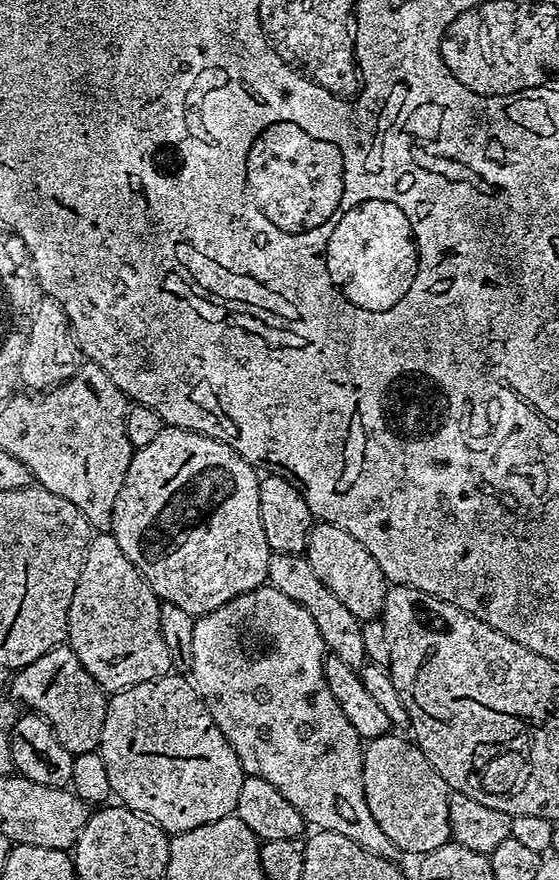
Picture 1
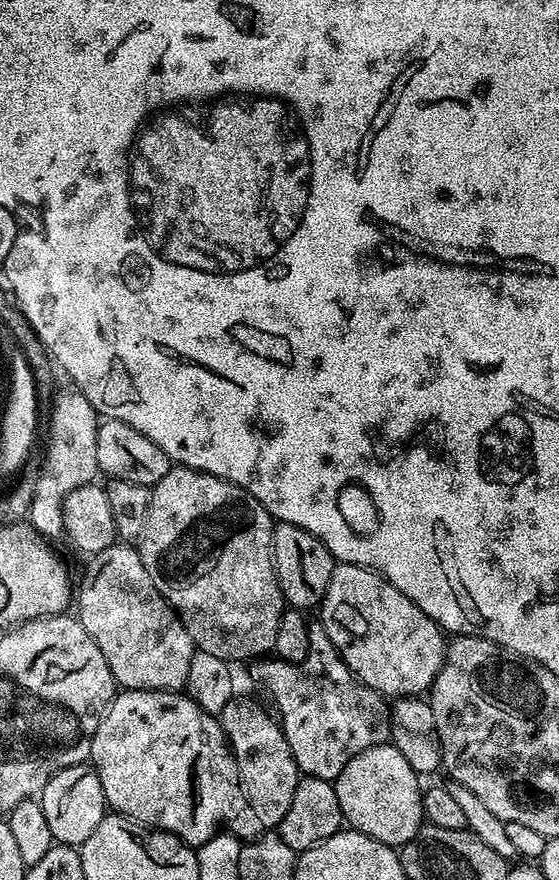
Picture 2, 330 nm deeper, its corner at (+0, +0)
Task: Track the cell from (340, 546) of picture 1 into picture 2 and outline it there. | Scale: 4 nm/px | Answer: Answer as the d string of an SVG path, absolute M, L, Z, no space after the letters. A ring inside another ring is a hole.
M337 563L330 574L330 586L326 586L326 594L324 599L318 605L318 622L326 630L326 634L330 634L330 642L334 642L334 646L350 646L352 650L346 652L345 660L350 660L350 666L354 666L354 670L358 670L358 674L362 674L362 678L366 678L365 685L373 688L375 692L379 692L385 698L399 698L401 696L420 696L427 693L431 689L434 678L442 670L444 665L444 653L446 651L446 633L439 624L433 622L421 610L421 608L414 603L410 598L406 598L406 594L402 594L402 590L398 590L391 582L380 575L378 572L373 572L371 568L363 568L360 564L342 564Z

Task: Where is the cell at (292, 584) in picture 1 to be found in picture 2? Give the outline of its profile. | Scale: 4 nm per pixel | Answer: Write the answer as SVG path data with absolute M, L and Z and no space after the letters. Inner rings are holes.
M319 622L309 623L309 650L301 661L296 663L256 662L251 665L252 676L268 691L272 699L275 715L289 743L294 762L304 776L334 782L338 774L354 758L354 754L362 754L375 744L383 744L386 740L386 700L379 692L366 686L346 666L346 662L338 654L334 642L330 642L330 634Z

